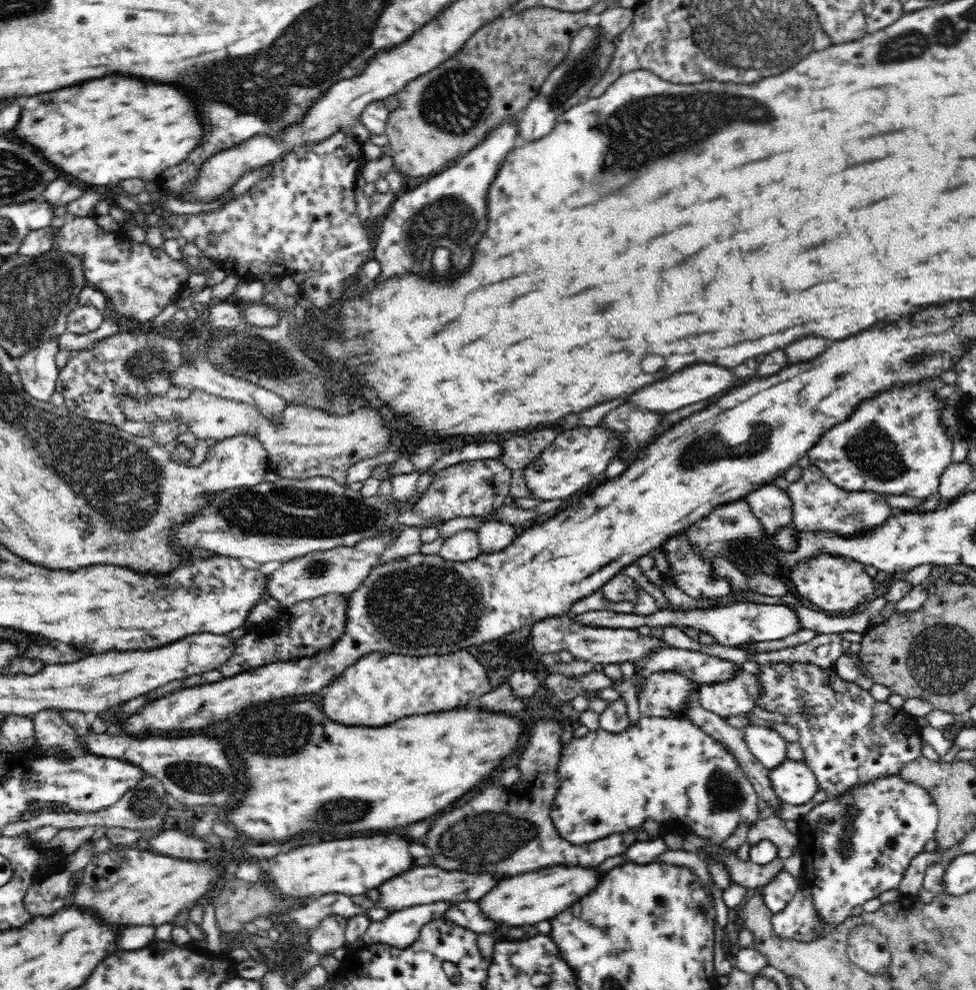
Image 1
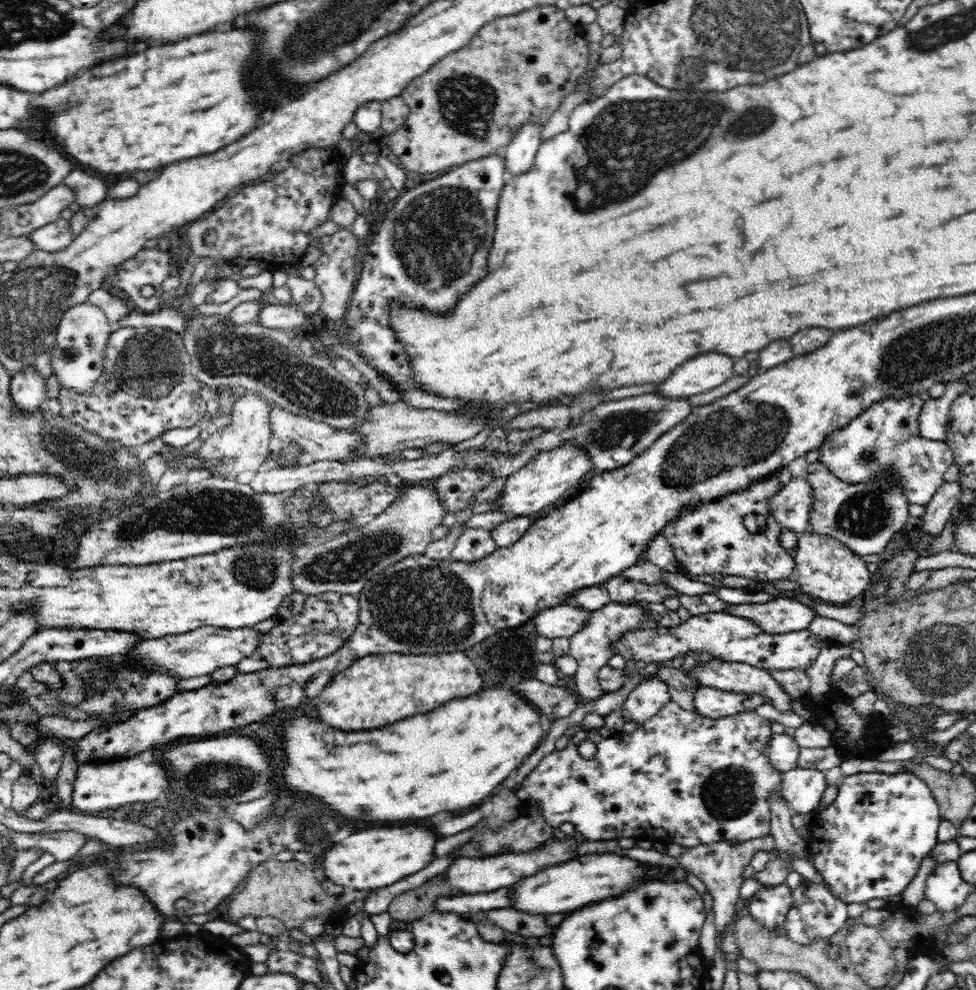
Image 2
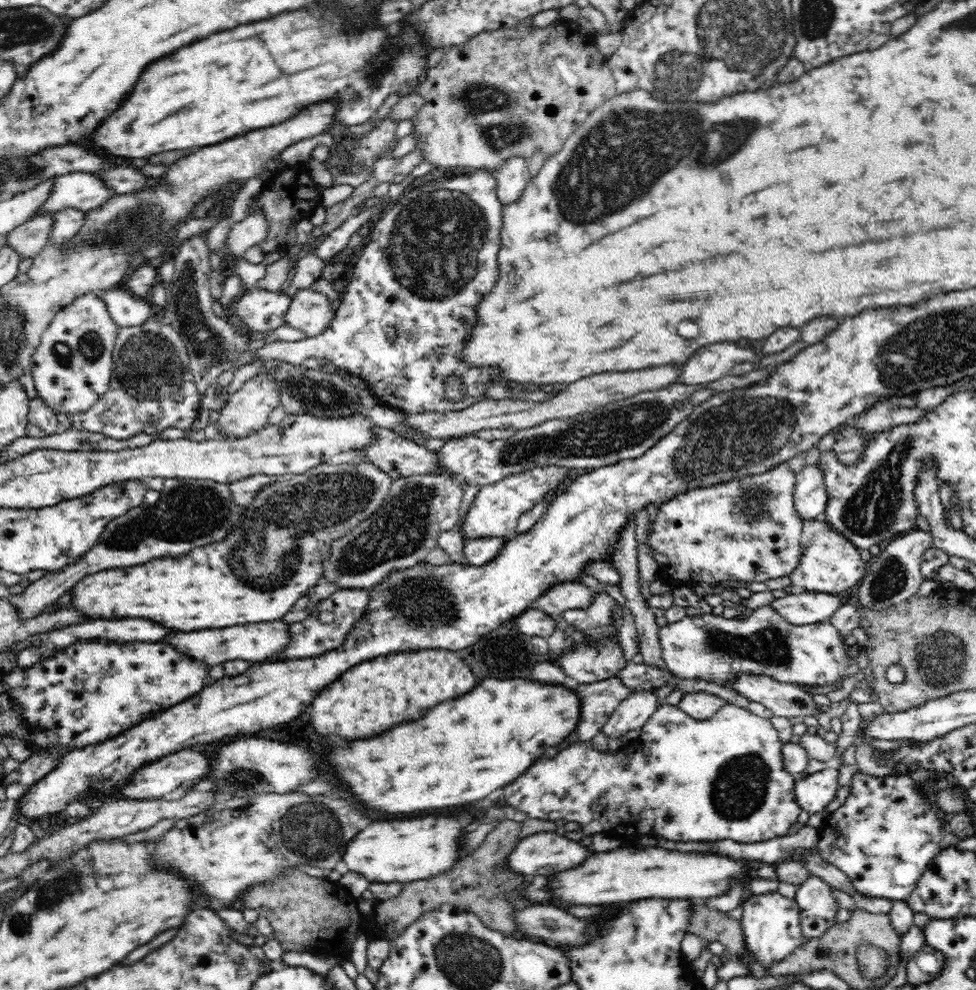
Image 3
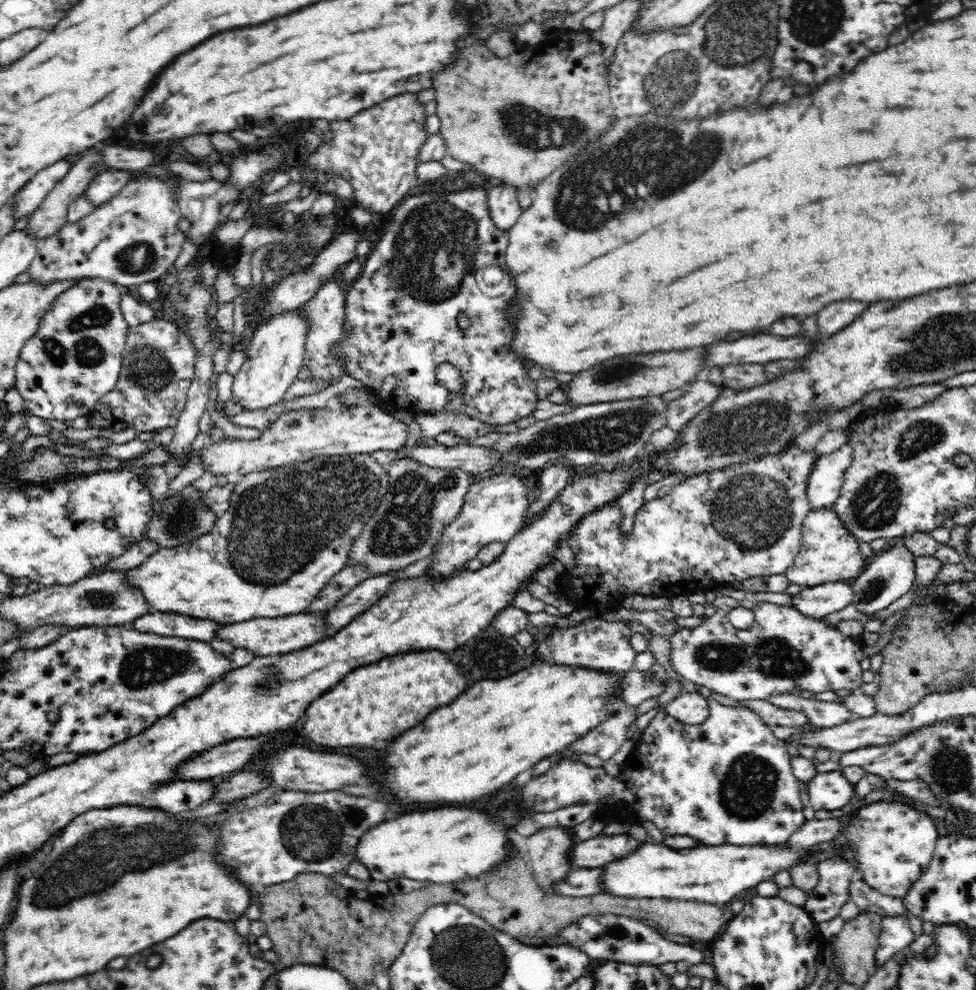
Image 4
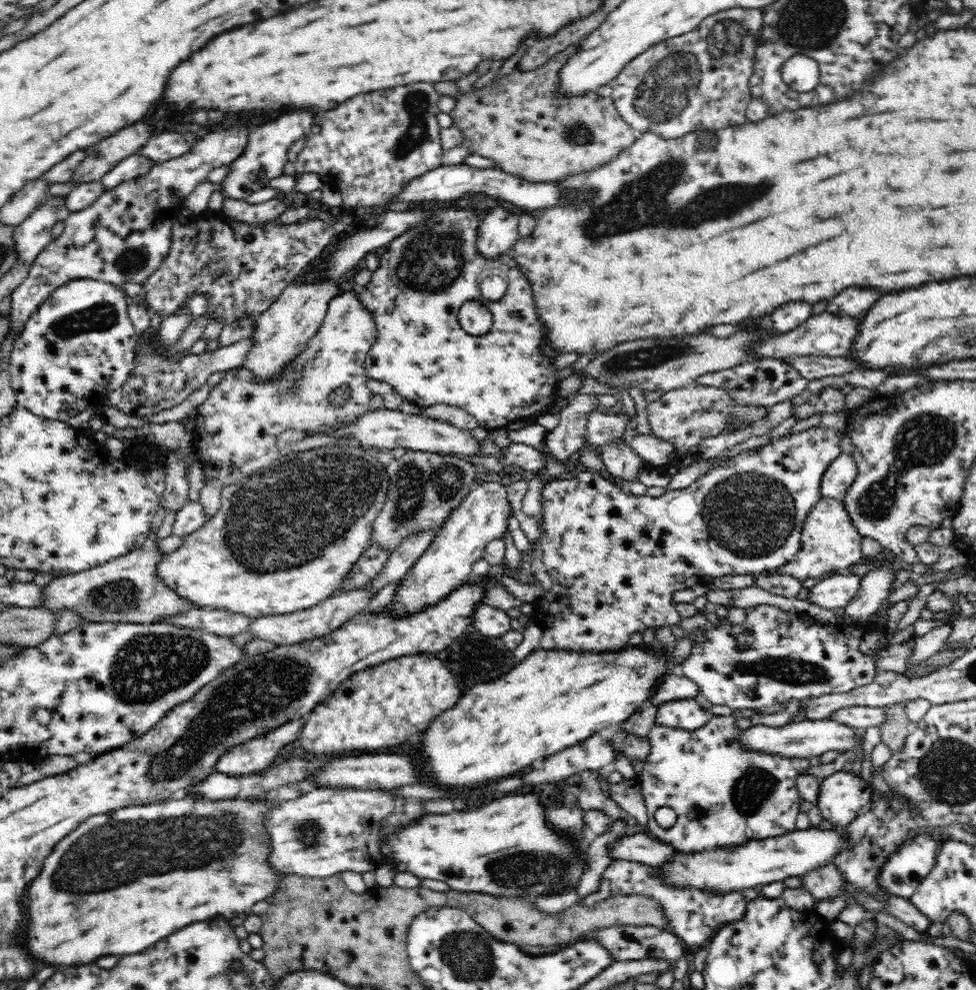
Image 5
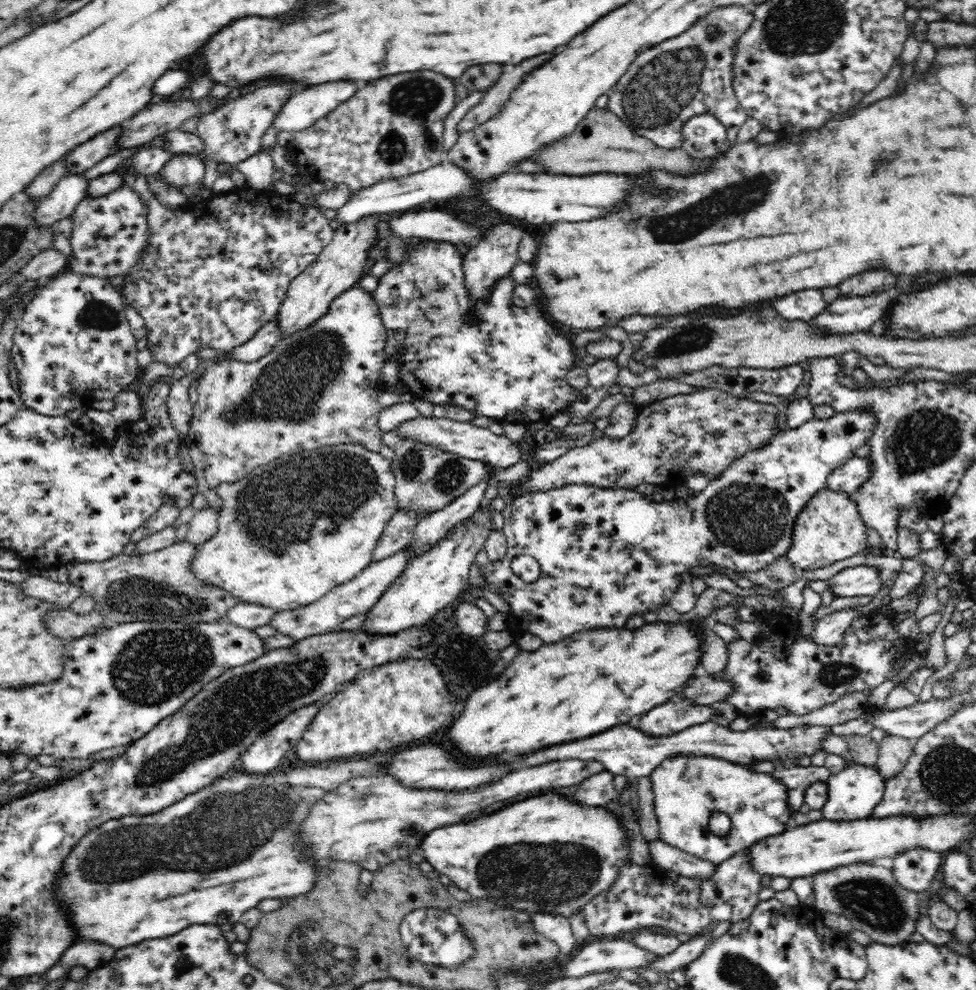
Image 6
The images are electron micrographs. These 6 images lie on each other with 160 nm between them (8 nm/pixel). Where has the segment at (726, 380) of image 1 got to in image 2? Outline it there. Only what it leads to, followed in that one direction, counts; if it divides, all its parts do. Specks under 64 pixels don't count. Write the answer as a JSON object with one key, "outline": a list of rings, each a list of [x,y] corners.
{"outline":[[[710,352],[698,356],[676,368],[666,382],[659,383],[659,392],[672,398],[690,398],[694,394],[712,390],[735,376],[732,367],[732,358],[726,354]]]}

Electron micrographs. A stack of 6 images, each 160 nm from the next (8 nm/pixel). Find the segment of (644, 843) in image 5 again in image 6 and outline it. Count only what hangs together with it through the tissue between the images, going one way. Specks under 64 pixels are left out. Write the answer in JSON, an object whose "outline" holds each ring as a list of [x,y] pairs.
{"outline":[[[657,837],[648,839],[647,843],[651,856],[650,862],[688,878],[709,879],[718,866],[709,860],[702,860],[697,856],[682,852]]]}

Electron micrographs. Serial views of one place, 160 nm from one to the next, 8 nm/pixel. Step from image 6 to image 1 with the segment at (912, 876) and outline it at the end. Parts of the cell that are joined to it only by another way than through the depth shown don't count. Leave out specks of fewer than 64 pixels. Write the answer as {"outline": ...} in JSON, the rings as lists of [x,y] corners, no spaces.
{"outline":[[[899,774],[880,776],[868,782],[860,782],[834,798],[813,808],[799,823],[800,853],[803,858],[805,884],[811,889],[818,915],[830,922],[822,936],[834,931],[850,917],[850,910],[876,898],[887,890],[898,889],[910,861],[924,851],[924,846],[936,838],[939,810],[926,788],[908,782]]]}

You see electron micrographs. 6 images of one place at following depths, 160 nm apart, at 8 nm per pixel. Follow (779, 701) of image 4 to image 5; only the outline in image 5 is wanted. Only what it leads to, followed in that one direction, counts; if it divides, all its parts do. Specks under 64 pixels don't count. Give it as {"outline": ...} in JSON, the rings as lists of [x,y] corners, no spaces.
{"outline":[[[849,706],[833,713],[831,720],[853,729],[866,730],[871,726],[880,728],[888,722],[887,707],[884,706]]]}

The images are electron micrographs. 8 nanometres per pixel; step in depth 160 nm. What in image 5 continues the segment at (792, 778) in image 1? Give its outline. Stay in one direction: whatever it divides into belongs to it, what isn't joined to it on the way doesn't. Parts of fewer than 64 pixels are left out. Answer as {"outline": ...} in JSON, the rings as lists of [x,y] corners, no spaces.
{"outline":[[[838,771],[820,780],[817,807],[836,828],[848,826],[872,804],[873,787],[850,771]]]}

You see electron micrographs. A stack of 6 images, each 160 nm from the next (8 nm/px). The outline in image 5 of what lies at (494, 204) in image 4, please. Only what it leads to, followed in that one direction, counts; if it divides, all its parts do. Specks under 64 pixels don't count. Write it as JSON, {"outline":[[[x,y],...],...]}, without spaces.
{"outline":[[[502,207],[492,209],[488,215],[481,219],[476,236],[476,249],[484,259],[499,259],[499,256],[510,255],[513,246],[518,242],[518,217]]]}

